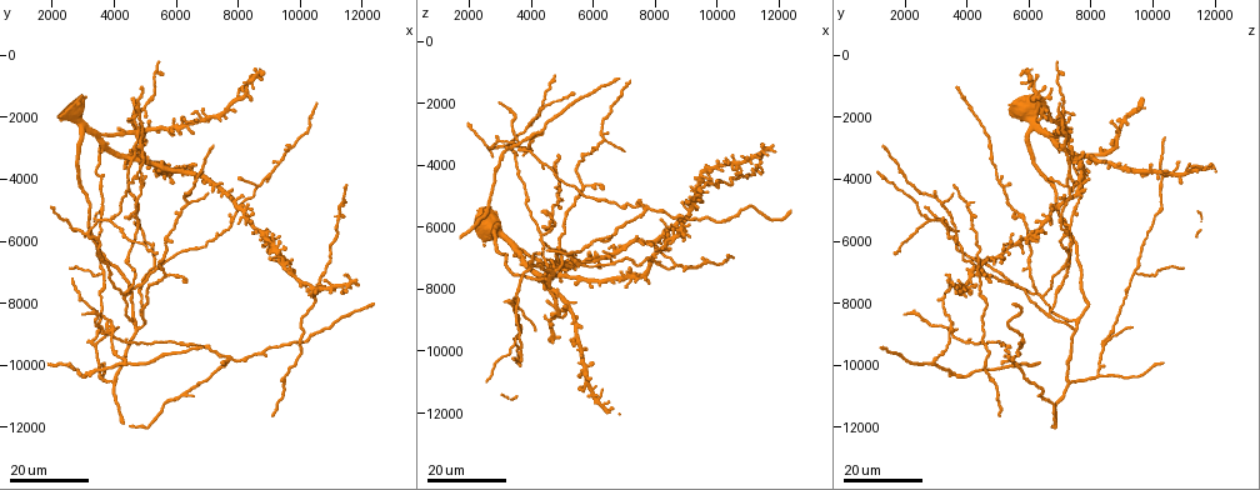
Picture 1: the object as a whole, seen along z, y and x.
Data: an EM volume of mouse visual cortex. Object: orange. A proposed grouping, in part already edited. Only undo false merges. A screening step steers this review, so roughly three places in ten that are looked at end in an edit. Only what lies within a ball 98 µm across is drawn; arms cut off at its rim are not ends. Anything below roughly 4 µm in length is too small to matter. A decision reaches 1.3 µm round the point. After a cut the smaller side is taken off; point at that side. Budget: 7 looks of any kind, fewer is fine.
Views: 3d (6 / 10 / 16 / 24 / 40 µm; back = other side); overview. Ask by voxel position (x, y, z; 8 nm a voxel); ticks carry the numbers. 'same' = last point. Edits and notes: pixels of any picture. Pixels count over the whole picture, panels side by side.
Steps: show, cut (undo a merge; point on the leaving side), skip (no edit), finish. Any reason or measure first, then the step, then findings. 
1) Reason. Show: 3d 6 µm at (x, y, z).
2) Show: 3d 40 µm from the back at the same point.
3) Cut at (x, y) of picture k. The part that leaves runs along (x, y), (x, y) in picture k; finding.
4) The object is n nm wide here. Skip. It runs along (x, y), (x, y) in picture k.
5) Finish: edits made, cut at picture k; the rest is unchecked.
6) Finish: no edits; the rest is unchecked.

Two arms in line, one across. Show: 3d 16 µm at (3600, 7100, 9400).

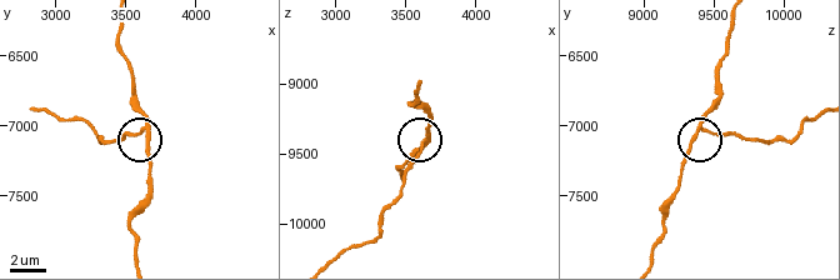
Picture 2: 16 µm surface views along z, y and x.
Show: 3d 6 µm at (3640, 7020, 9420).

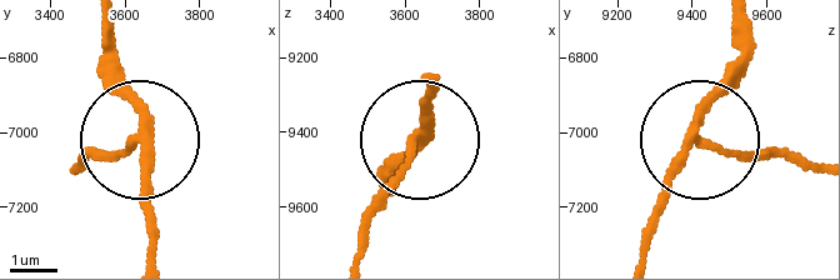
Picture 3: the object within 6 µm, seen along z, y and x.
The object is 170 nm wide here. Skip. It runs along (640, 258), (688, 150), (791, 150) in picture 3; one cell here.

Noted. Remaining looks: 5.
A fork. Show: 3d 16 µm at (3500, 10300, 8200).

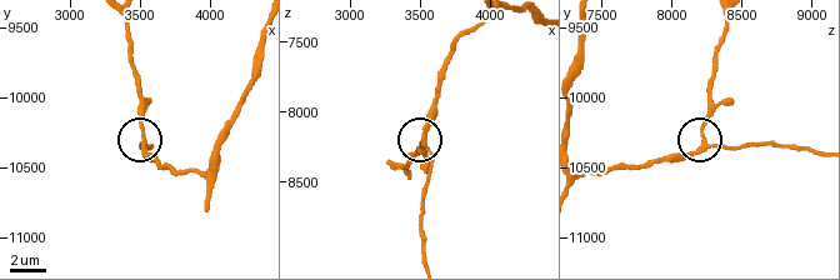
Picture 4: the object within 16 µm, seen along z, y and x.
Show: 3d 10 µm at (3540, 10300, 8220).

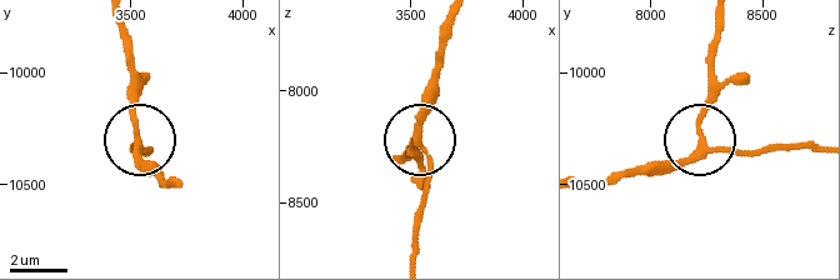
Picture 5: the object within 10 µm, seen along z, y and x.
The side arm is 19 µm long. Skip. It runs along (453, 21), (420, 134), (426, 205) in picture 5; all the same cell.

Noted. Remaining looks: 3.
Three arms meet. Show: 3d 24 µm at (3400, 9400, 8500).

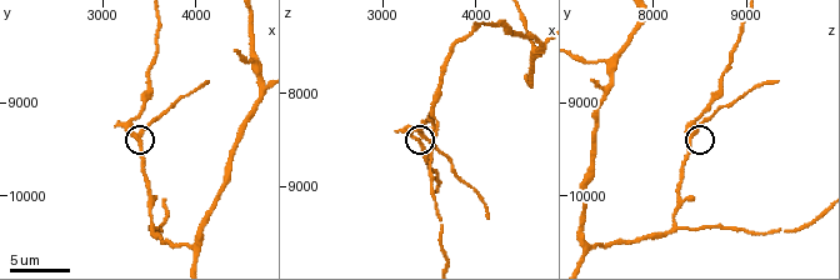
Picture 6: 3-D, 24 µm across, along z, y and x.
Show: 3d 10 µm at (3400, 9350, 8400).

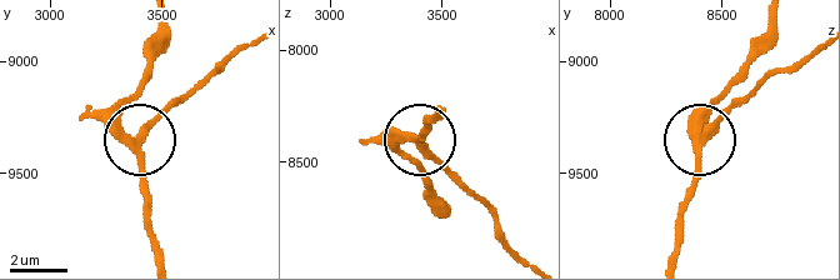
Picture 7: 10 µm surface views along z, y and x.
Show: 3d 6 µm at (3380, 9330, 8430).

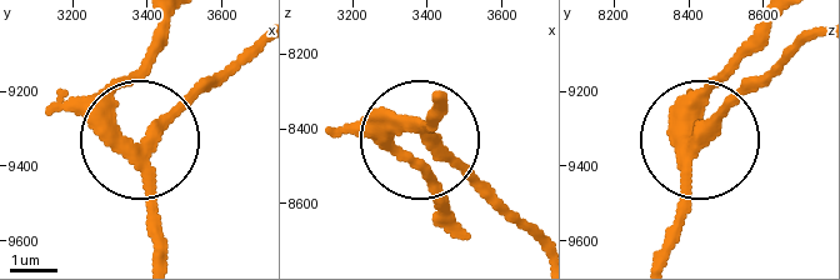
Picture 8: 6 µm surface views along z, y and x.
The side arm is 11 µm long; 3 arms meet here. Cut at (184, 96) of picture 8. Two cells meet here.

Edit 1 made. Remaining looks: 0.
Finish: edits made, cut at picture 8; the rest is unchecked.

